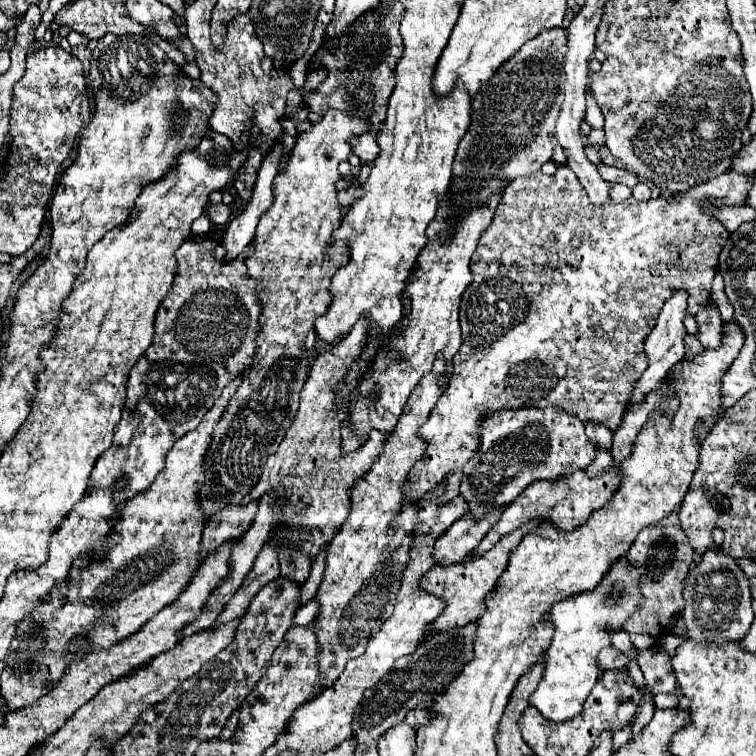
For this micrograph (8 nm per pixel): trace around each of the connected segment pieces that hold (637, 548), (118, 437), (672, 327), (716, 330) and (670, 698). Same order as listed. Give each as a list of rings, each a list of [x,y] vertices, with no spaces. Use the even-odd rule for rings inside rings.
[[[677,506],[667,518],[663,518],[653,528],[645,528],[625,554],[625,560],[639,570],[639,590],[641,590],[641,604],[639,608],[629,616],[629,620],[623,624],[623,630],[631,636],[633,650],[631,652],[619,652],[615,648],[603,648],[597,656],[597,666],[607,672],[623,672],[629,668],[629,662],[635,660],[635,656],[643,650],[655,648],[661,644],[661,640],[667,636],[673,624],[673,616],[681,614],[683,608],[683,588],[689,574],[689,568],[695,560],[695,552],[681,528],[679,521],[679,508]]]
[[[191,236],[175,252],[177,272],[173,286],[155,314],[155,336],[145,354],[135,362],[127,380],[127,398],[123,404],[121,420],[115,428],[111,448],[103,452],[89,478],[89,488],[113,488],[121,478],[125,484],[113,492],[113,502],[125,502],[139,492],[145,492],[157,474],[165,466],[165,456],[171,446],[197,428],[203,414],[219,398],[221,390],[241,374],[241,368],[249,366],[253,360],[255,340],[257,340],[257,316],[261,314],[261,304],[257,304],[257,280],[245,276],[245,254],[237,256],[233,262],[223,260],[223,244],[219,236]]]
[[[675,292],[675,294],[665,302],[665,306],[661,308],[661,314],[659,314],[659,318],[657,318],[657,326],[653,328],[653,332],[651,332],[649,338],[645,340],[645,356],[647,356],[647,360],[649,360],[647,370],[645,370],[645,372],[641,374],[641,378],[635,382],[627,406],[641,404],[641,400],[645,400],[645,396],[647,396],[649,392],[657,390],[657,386],[665,380],[669,368],[671,368],[673,364],[677,364],[679,360],[683,360],[683,356],[685,356],[685,342],[683,342],[683,338],[685,338],[685,334],[687,334],[687,332],[685,332],[685,326],[683,326],[683,318],[687,316],[687,312],[685,312],[685,300],[687,300],[685,292]]]
[[[705,306],[705,310],[701,310],[697,316],[697,338],[705,348],[717,348],[719,344],[719,334],[721,334],[721,314],[717,310],[717,306]]]
[[[655,694],[655,706],[657,708],[675,708],[677,702],[679,700],[675,694]]]

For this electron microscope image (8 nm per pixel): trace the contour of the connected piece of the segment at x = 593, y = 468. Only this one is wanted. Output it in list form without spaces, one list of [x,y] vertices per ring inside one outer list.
[[[597,454],[595,456],[595,460],[587,466],[587,476],[591,478],[595,478],[595,476],[601,476],[605,470],[609,470],[613,466],[613,458],[611,458],[611,454]]]

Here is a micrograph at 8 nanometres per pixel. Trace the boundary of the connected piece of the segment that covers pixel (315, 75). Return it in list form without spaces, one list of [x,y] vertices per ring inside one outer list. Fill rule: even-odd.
[[[313,70],[313,72],[309,72],[309,74],[307,74],[307,82],[305,82],[305,86],[303,86],[303,92],[313,92],[313,90],[317,90],[317,84],[321,84],[321,82],[325,80],[325,76],[327,76],[325,70]]]

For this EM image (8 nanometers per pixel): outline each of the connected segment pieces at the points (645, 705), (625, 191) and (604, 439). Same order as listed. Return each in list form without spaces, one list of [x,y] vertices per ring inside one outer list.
[[[647,688],[645,698],[641,698],[641,704],[639,704],[637,714],[635,714],[635,722],[633,722],[633,732],[631,732],[631,738],[641,734],[641,730],[645,728],[645,724],[653,718],[653,710],[655,710],[655,706],[653,706],[653,692]]]
[[[610,183],[609,194],[613,200],[617,202],[622,202],[630,198],[632,192],[631,189],[625,185]]]
[[[589,422],[589,438],[593,444],[605,444],[605,448],[611,448],[611,430],[603,428],[595,422]]]

